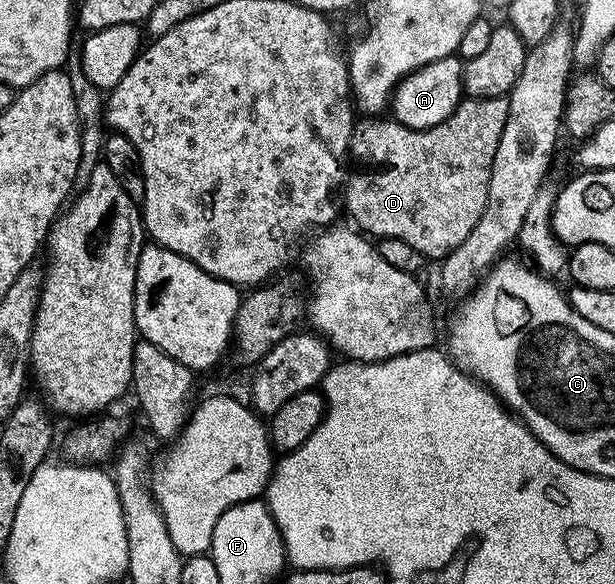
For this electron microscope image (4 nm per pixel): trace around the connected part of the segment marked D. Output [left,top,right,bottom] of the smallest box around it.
[343,97,509,260]

